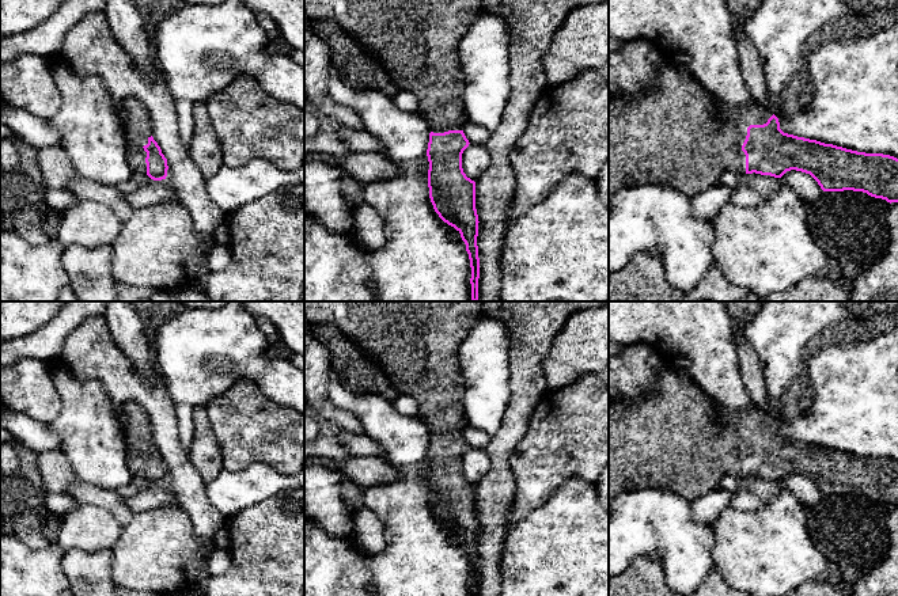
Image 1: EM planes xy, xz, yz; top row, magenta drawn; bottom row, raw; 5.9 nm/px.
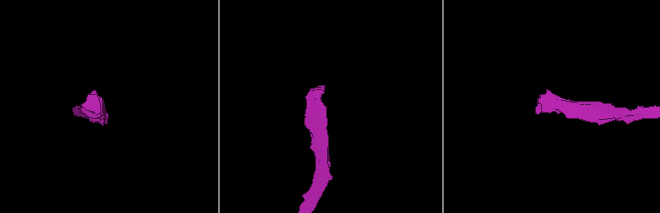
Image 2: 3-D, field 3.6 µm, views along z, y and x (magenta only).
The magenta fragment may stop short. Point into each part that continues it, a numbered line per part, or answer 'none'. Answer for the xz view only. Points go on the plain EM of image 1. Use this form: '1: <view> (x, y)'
1: xz (416, 344)

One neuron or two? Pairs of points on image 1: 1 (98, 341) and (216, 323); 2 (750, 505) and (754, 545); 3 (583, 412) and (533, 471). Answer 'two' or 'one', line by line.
1: two
2: two
3: one

